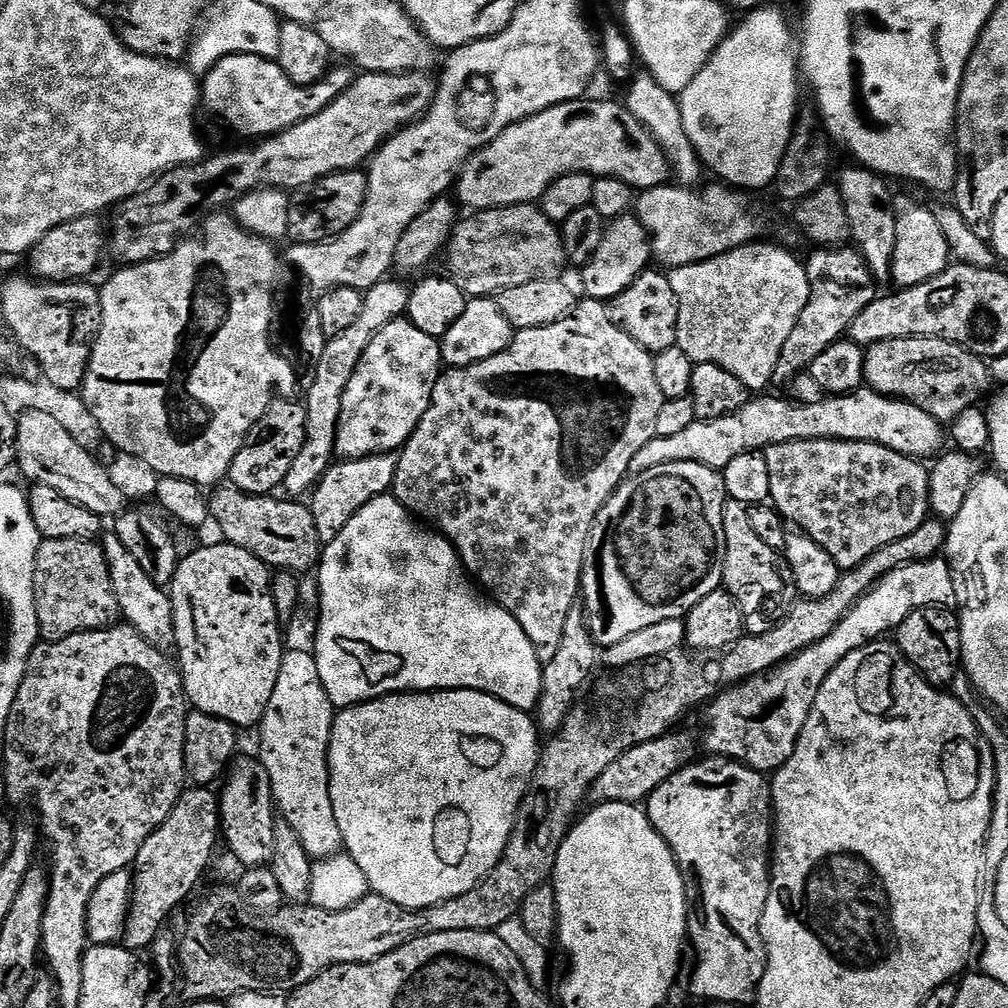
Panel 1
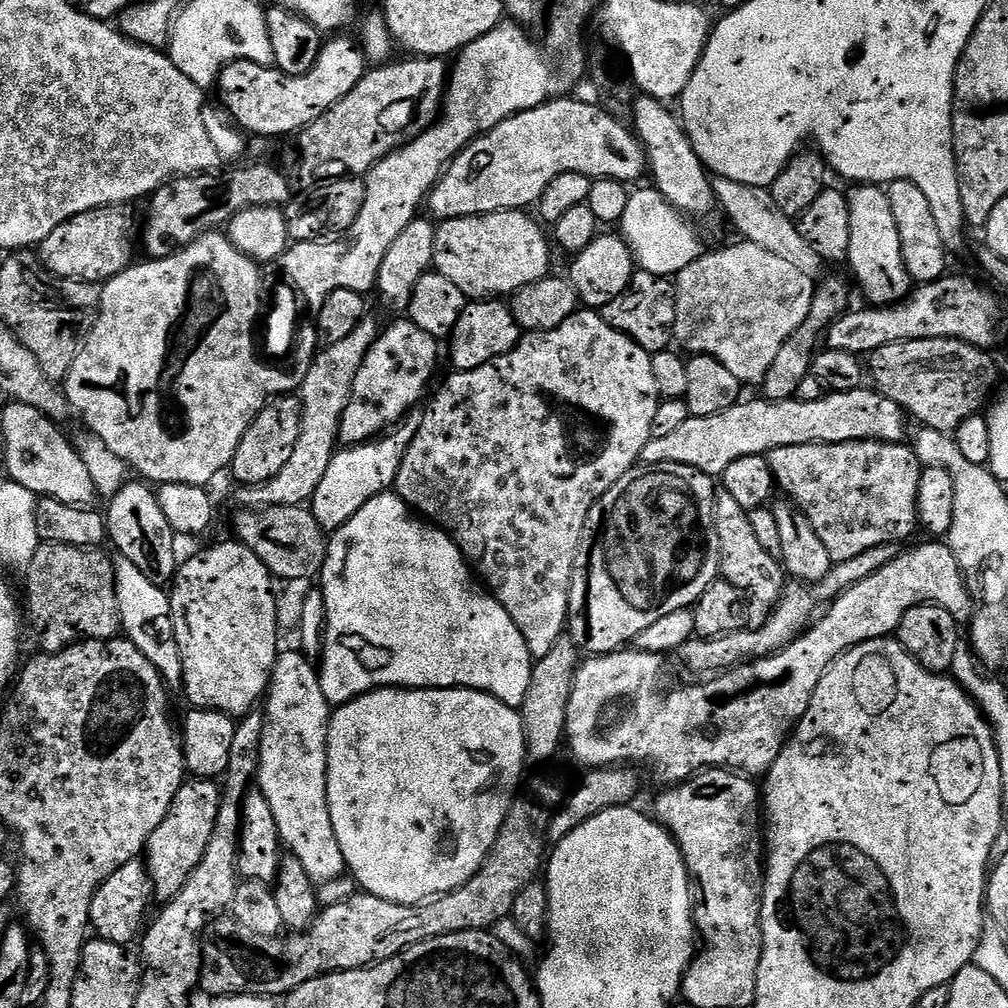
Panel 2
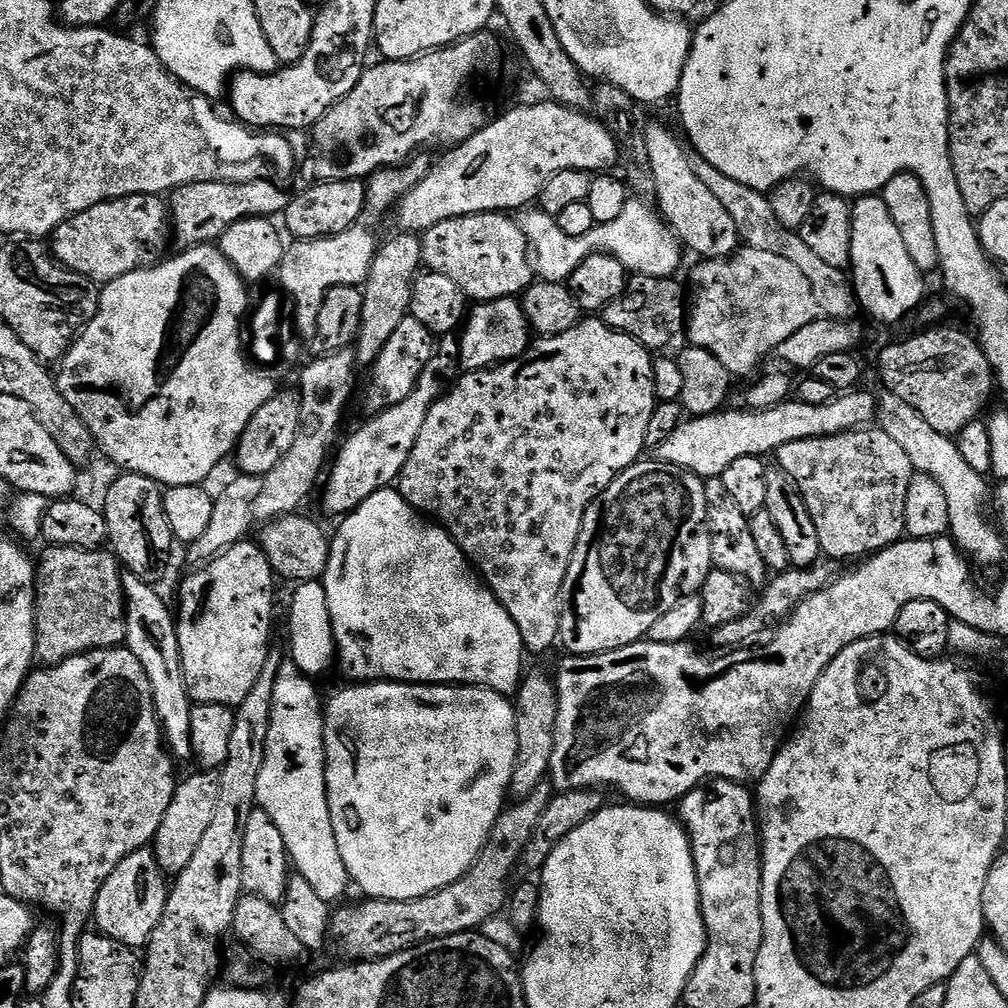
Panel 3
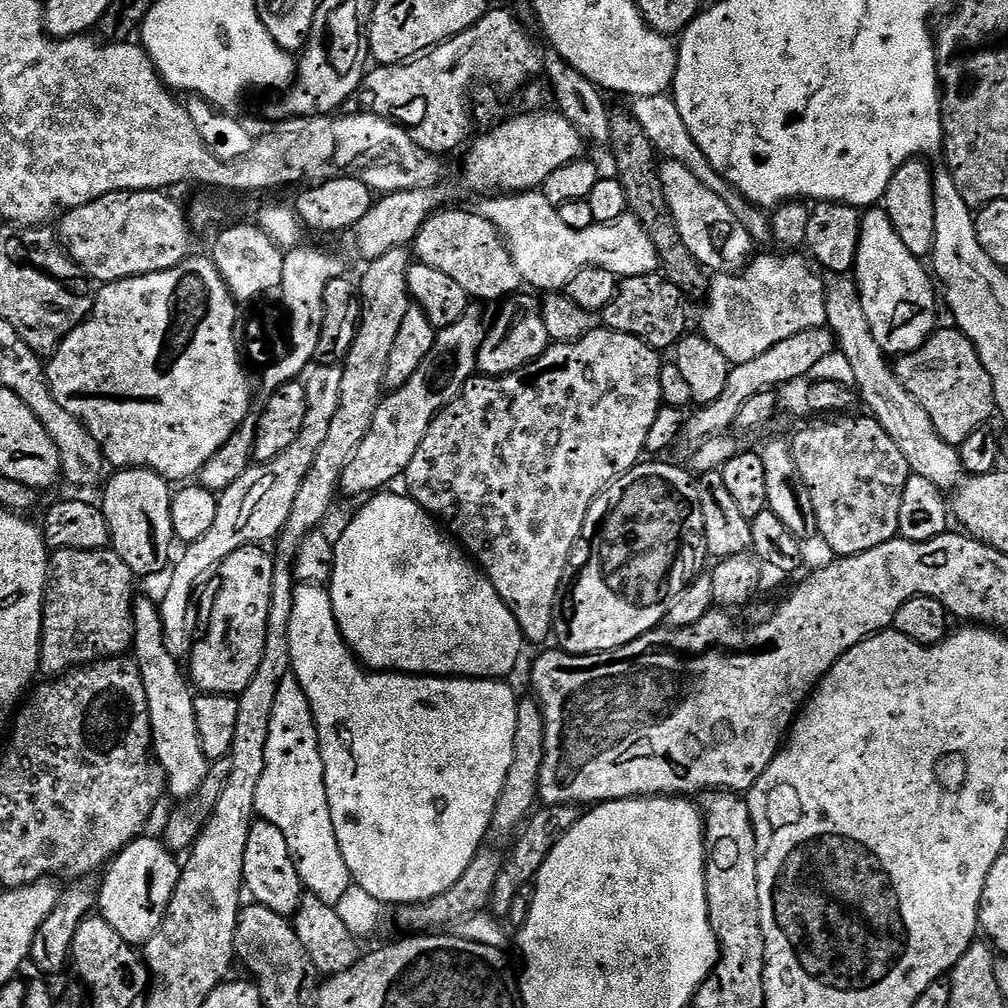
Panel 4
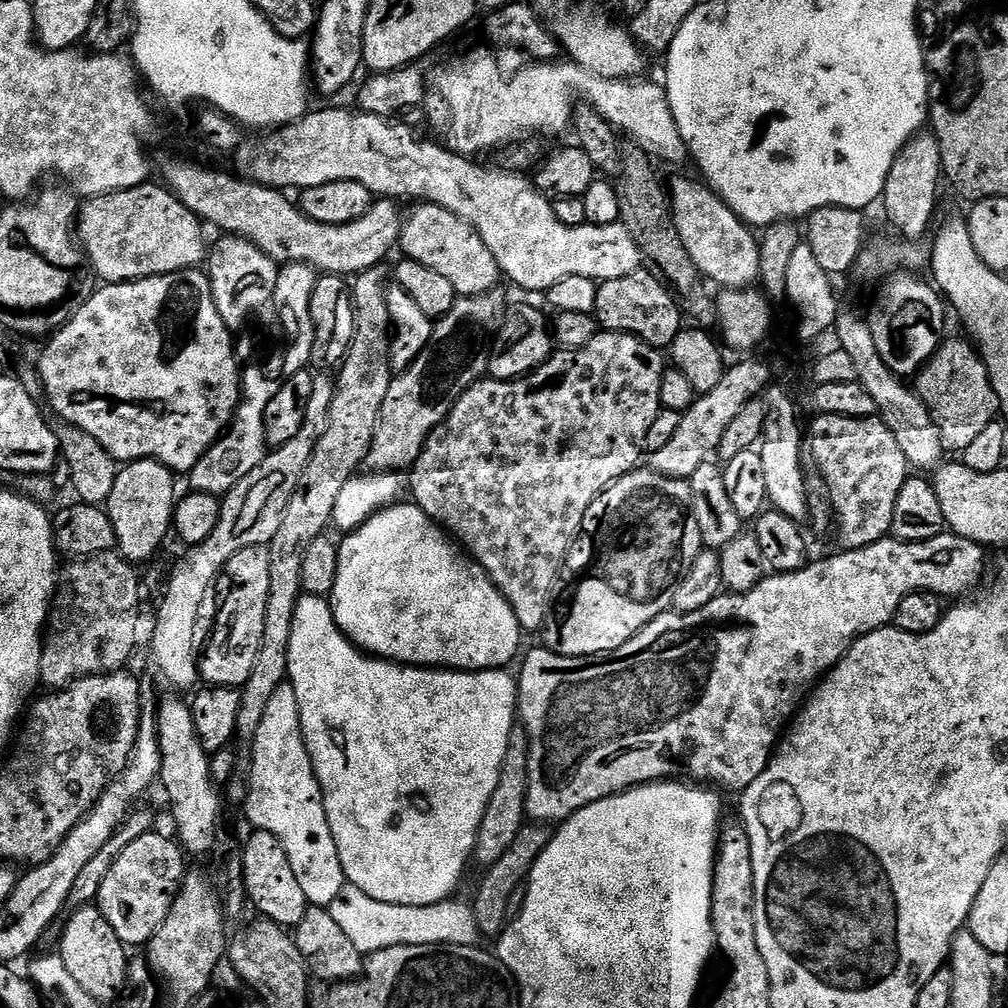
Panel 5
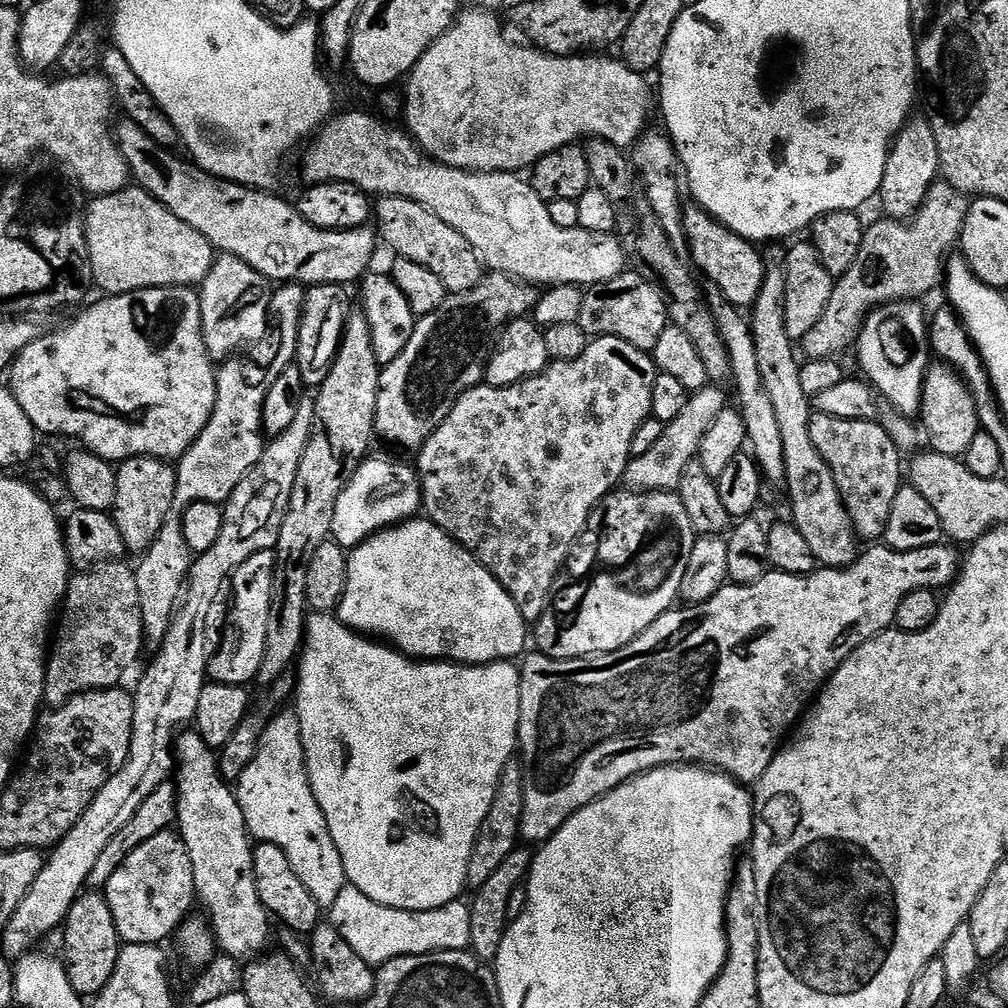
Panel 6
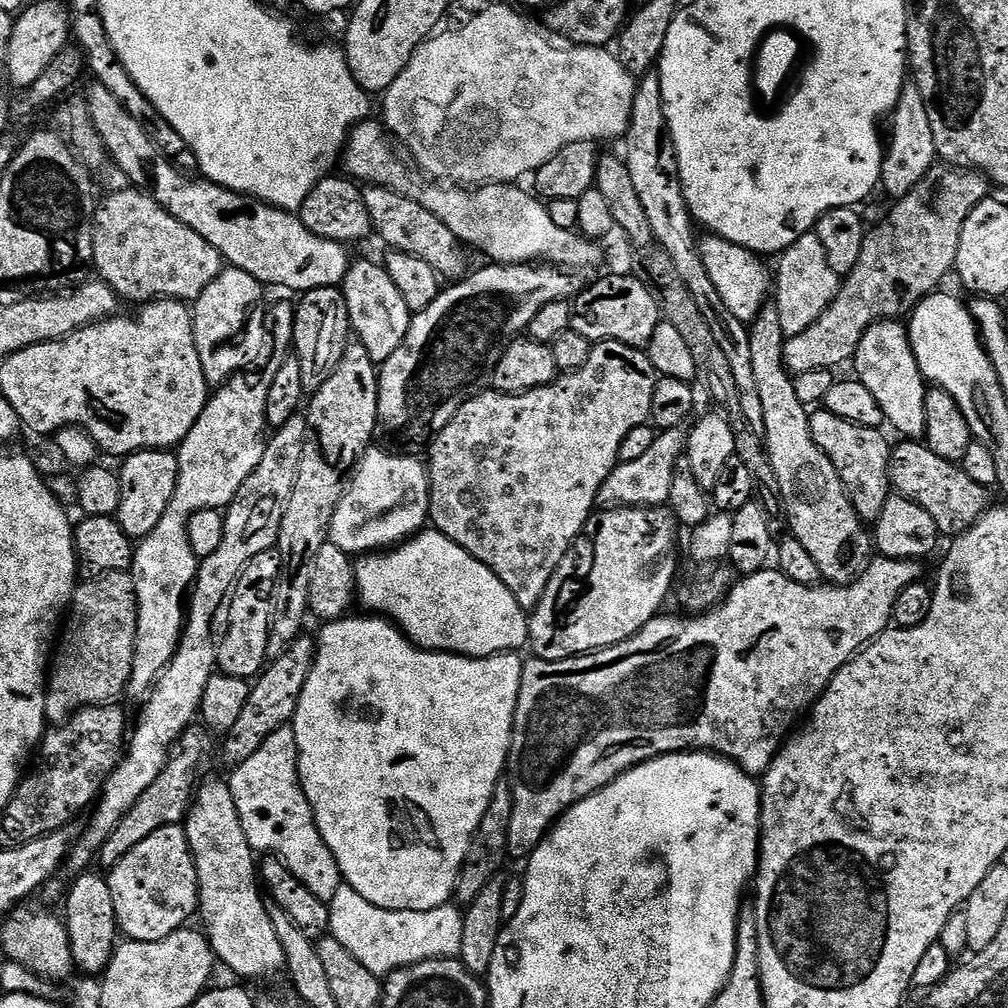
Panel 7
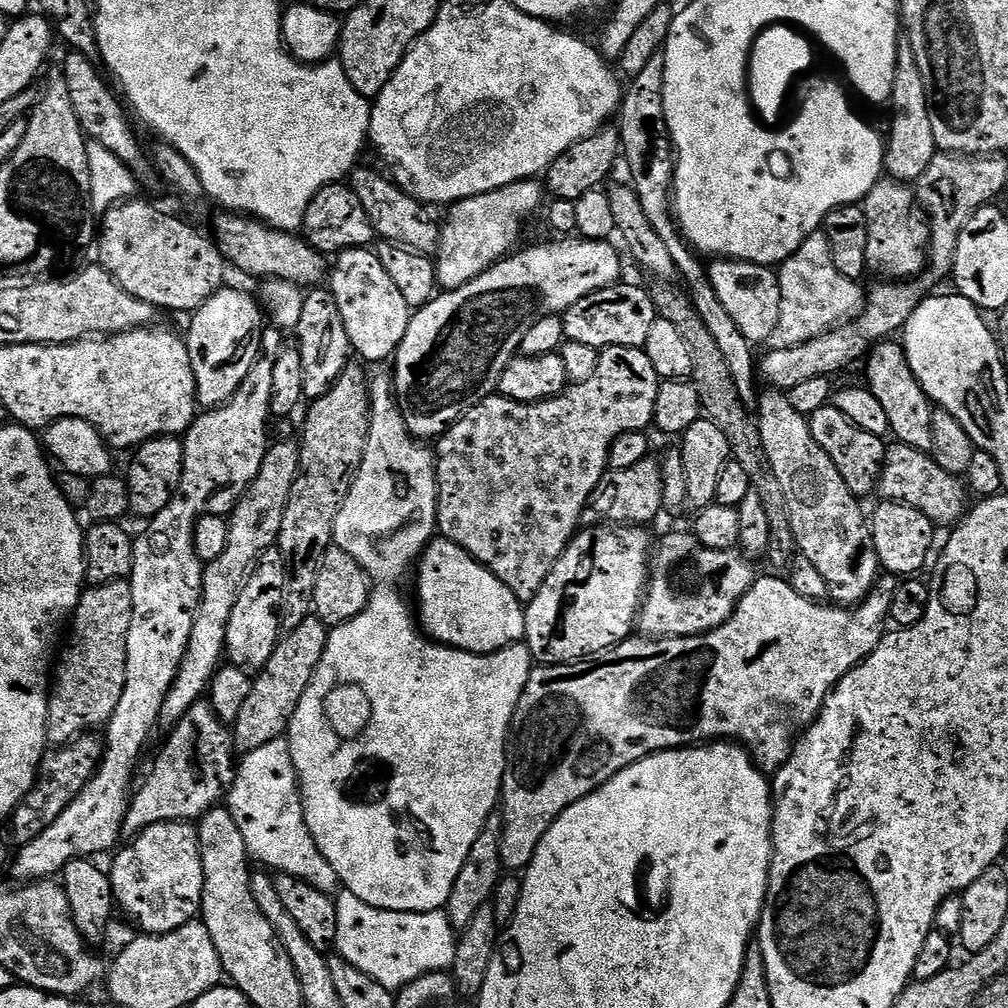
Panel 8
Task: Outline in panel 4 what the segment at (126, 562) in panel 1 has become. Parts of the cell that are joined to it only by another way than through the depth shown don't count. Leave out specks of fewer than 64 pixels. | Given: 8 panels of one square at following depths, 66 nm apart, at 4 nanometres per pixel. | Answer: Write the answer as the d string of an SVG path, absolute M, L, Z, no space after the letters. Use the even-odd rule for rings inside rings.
M137 599L132 606L132 617L136 631L134 659L140 666L142 686L146 686L146 706L150 710L150 748L156 763L164 772L167 795L180 800L176 802L188 802L206 782L210 763L206 754L202 754L202 741L198 738L198 721L194 718L196 696L185 669L176 661L179 659L168 647L157 601Z

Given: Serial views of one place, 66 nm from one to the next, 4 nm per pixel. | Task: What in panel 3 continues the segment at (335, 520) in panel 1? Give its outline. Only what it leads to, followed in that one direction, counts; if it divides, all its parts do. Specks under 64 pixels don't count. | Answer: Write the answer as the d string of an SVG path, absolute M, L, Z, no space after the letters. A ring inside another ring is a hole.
M437 354L433 356L426 366L426 370L418 378L414 390L410 392L410 398L404 398L402 402L398 402L398 406L386 408L383 412L373 415L371 417L373 420L366 421L345 442L344 449L341 450L340 457L336 460L336 465L334 465L335 460L331 465L331 468L333 467L332 473L330 473L330 468L322 484L322 489L324 488L324 508L330 515L338 516L337 518L348 517L358 506L362 506L362 502L366 502L366 498L370 498L370 494L374 494L383 488L393 487L399 481L400 472L410 458L410 450L414 450L414 442L418 442L418 434L422 434L422 426L426 423L426 414L430 414L432 405L437 404L456 385L461 375L462 367L455 355L443 356L443 354Z

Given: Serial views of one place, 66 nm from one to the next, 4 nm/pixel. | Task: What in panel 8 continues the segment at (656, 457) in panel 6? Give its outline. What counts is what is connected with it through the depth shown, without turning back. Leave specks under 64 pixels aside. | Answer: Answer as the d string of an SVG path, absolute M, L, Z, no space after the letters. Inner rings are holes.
M649 458L630 466L630 470L605 472L584 509L583 523L588 526L648 526L656 515L661 515L664 506L660 466L659 459Z

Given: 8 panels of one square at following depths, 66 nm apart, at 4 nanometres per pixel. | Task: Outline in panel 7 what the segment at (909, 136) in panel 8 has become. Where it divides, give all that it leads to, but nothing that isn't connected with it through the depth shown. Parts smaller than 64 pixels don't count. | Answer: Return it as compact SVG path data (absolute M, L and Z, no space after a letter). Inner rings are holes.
M905 83L891 120L892 141L889 144L887 141L884 161L880 164L880 184L892 198L899 198L910 194L938 160L934 130L930 130L930 114L926 114L926 102L915 83Z

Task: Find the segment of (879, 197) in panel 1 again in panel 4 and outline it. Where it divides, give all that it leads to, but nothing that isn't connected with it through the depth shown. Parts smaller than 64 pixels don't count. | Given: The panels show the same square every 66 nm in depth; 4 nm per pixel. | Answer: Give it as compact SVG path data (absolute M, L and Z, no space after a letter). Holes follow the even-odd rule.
M873 206L861 215L854 279L874 342L882 346L885 356L889 358L917 352L938 327L938 292L932 289L934 280L929 269L925 265L924 269L920 264L923 264L921 257L910 254L902 238L898 238L898 230L894 230L894 222L890 222L890 214L886 214L884 207Z

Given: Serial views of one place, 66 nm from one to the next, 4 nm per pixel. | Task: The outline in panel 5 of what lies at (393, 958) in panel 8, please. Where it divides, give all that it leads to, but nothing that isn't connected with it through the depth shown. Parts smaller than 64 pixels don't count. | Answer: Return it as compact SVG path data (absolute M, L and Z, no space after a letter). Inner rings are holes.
M345 882L342 891L330 902L328 913L334 922L345 934L350 937L350 942L358 946L361 954L371 954L378 950L386 950L390 946L434 946L435 944L453 944L454 946L470 946L481 939L479 930L476 929L476 919L472 913L471 903L449 898L441 900L439 904L430 906L398 906L390 902L378 902L378 898L370 898L358 886Z

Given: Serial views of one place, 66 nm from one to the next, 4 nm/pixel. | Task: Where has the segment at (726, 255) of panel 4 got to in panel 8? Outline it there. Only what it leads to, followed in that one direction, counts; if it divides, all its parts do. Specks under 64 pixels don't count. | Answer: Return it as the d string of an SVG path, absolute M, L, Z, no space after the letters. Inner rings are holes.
M716 258L707 265L708 277L714 286L714 294L722 301L722 306L734 318L738 330L746 334L752 345L760 346L776 335L778 310L782 310L782 290L780 277L767 264L751 264L745 260Z

